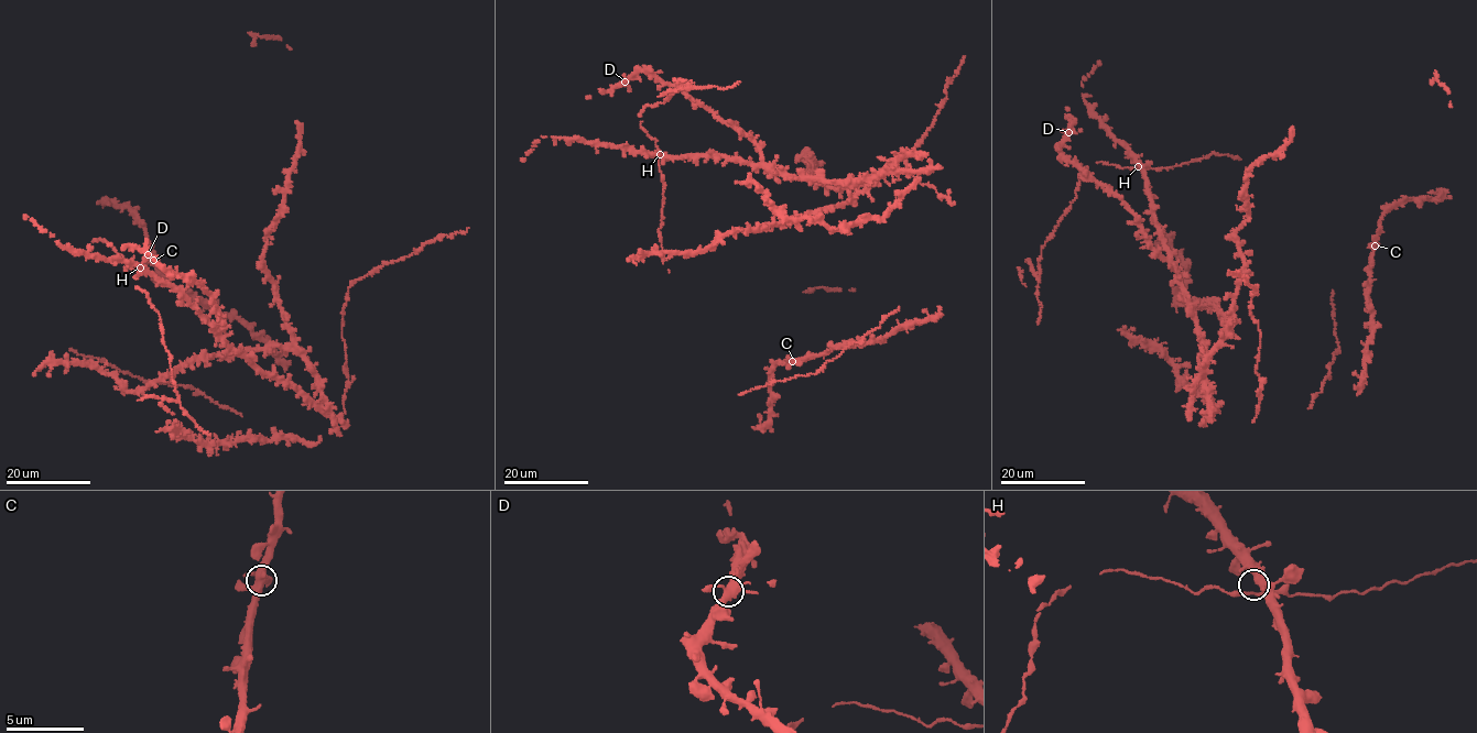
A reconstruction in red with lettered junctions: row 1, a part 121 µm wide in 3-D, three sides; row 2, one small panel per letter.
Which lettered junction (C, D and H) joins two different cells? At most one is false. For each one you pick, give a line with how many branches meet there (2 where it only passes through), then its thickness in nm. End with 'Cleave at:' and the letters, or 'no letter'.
Cleave at: no letter

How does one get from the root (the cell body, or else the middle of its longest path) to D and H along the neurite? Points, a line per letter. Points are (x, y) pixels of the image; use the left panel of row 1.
D: (316, 402), (263, 374), (227, 343), (215, 326), (219, 318), (212, 295), (202, 284), (167, 272), (148, 254)
H: (316, 402), (263, 374), (227, 343), (217, 328), (176, 291), (140, 267)

